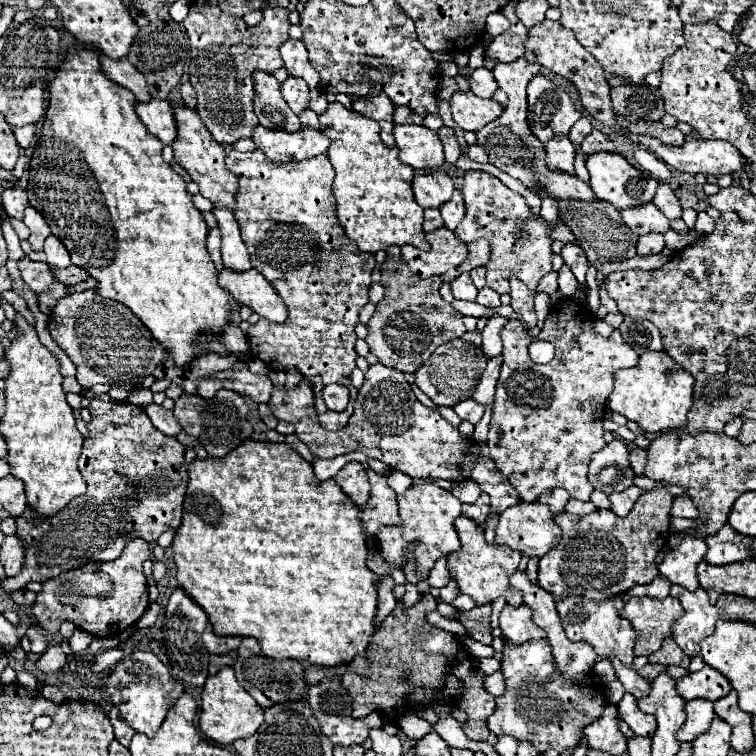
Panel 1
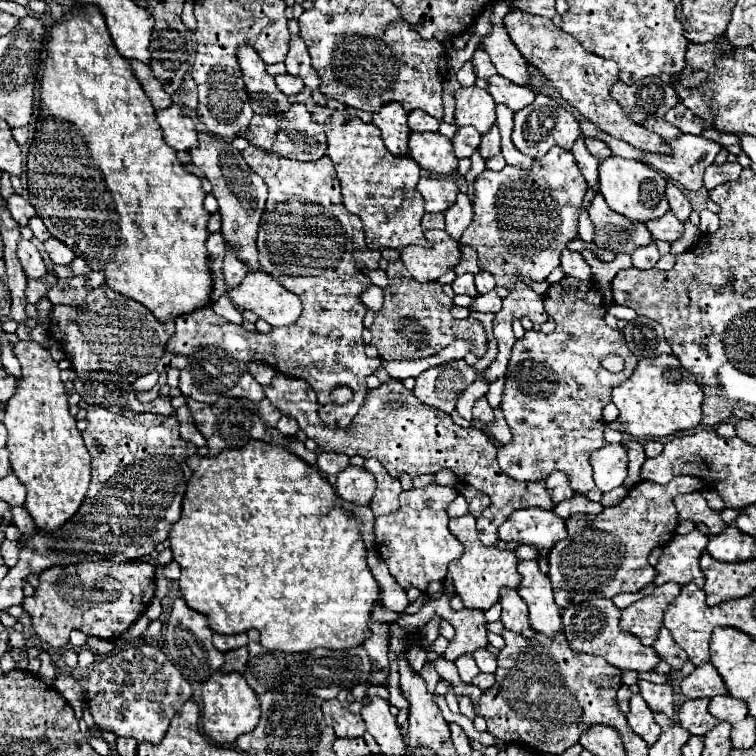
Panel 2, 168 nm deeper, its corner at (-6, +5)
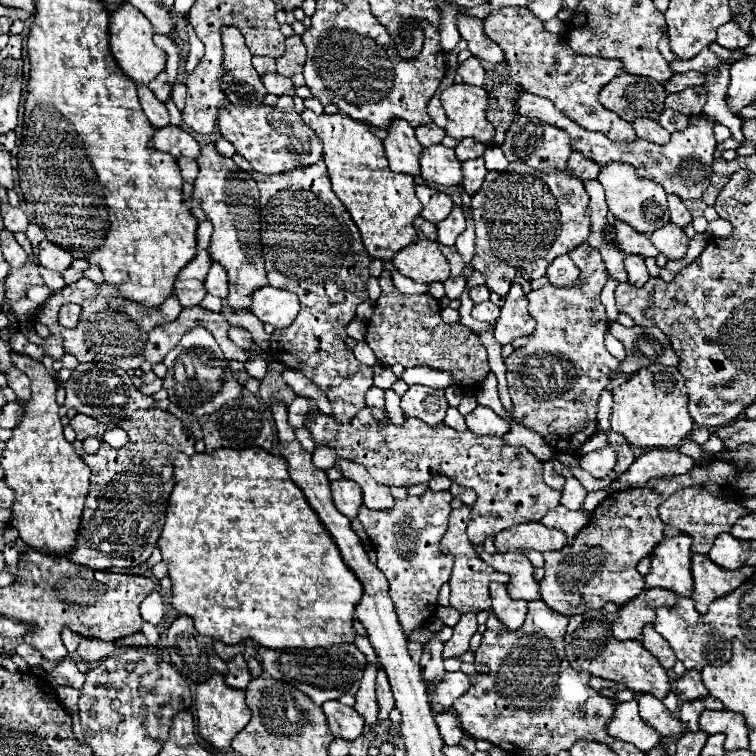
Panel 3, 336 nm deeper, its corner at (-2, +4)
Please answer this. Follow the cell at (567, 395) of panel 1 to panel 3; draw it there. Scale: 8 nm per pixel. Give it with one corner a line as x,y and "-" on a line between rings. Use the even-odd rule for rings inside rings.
588,242
574,248
570,258
574,258
580,270
580,282
574,286
546,284
528,294
530,314
538,324
528,344
516,348
506,358
506,366
514,420
540,434
556,452
580,454
584,442
598,430
598,398
612,378
602,374
600,368
608,366
620,372
622,362
604,346
604,332
608,330
608,320
600,302
600,292
606,284
604,260

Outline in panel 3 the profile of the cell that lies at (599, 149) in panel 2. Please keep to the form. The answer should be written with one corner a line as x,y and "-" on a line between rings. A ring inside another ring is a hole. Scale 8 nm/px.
572,152
570,154
570,160
568,160
568,168
580,176
580,180
590,180
590,178
596,178
598,172
600,172
600,164
586,158
582,152

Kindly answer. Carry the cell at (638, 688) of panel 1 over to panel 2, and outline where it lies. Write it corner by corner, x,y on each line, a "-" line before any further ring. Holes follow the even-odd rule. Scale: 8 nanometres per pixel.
640,681
640,695
644,697
644,701
648,703
648,707
652,711
664,713
668,717
674,717
674,699
672,699
672,687
668,683
664,685
654,685
648,681

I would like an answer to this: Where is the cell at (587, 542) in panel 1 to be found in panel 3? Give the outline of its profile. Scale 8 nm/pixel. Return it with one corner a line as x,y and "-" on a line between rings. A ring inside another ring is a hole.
714,460
708,466
696,464
690,472
680,476
652,478
642,488
610,494
600,506
596,506
590,524
584,526
572,542
562,550
550,550
544,554
546,576
540,582
542,600
558,614
572,616
588,612
590,608
602,608
606,602
626,604
636,598
644,590
644,576
636,566
644,556
650,556
654,546
664,538
666,524
658,516
658,506
680,488
704,488
706,482
722,486
734,476
730,464
-
726,468
730,468
730,478
726,478

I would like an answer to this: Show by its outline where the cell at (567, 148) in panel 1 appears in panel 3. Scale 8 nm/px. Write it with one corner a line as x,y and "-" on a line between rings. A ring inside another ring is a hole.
512,162
502,172
488,172
482,188
472,194
476,222
476,252
472,268
484,274
486,286
506,296
510,282
522,276
536,280
546,276
550,262
586,242
590,230
588,194
574,172
534,170
522,162

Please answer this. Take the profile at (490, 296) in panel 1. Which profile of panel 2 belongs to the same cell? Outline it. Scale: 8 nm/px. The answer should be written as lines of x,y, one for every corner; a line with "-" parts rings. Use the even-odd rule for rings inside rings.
490,291
486,295
478,295
472,301
472,307
476,311
490,311
490,313
498,313
502,309
502,299
496,295
496,291

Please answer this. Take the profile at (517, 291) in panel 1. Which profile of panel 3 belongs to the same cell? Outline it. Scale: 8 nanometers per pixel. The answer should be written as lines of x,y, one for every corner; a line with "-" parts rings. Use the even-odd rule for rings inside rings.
512,284
500,318
494,324
494,338
504,346
524,334
530,334
534,328
536,320
528,312
528,298
522,292
520,284

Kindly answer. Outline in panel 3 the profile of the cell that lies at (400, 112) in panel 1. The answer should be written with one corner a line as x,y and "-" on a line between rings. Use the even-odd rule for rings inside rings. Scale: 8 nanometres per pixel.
426,124
426,126
416,126
416,138
422,146
430,146
430,144
440,144
440,140
444,138
444,130
438,128
436,124

